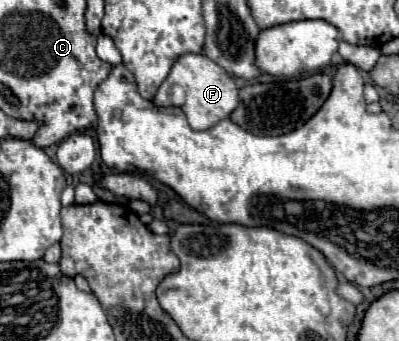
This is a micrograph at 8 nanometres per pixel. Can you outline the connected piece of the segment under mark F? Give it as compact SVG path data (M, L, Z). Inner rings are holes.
M184 53L174 61L170 75L164 79L164 83L160 85L160 89L154 97L156 105L162 105L162 107L172 105L170 91L174 85L184 89L186 99L180 109L188 117L190 127L196 131L210 129L216 121L228 117L232 113L232 109L236 109L236 105L238 105L238 87L236 87L234 79L220 65L216 65L216 61L208 59L204 53Z

